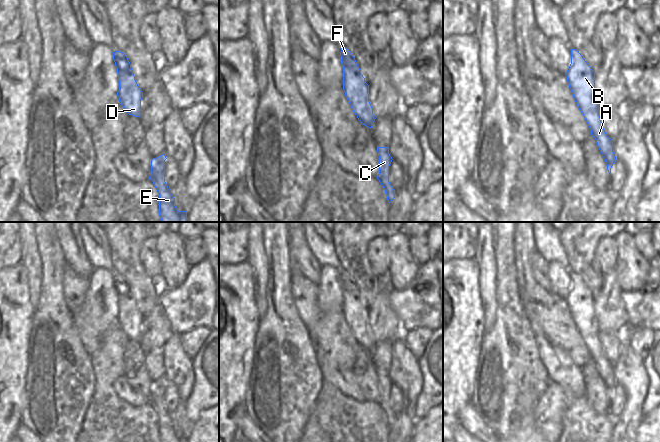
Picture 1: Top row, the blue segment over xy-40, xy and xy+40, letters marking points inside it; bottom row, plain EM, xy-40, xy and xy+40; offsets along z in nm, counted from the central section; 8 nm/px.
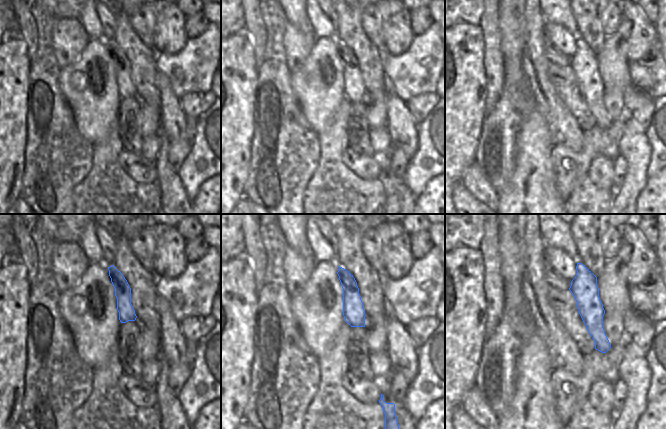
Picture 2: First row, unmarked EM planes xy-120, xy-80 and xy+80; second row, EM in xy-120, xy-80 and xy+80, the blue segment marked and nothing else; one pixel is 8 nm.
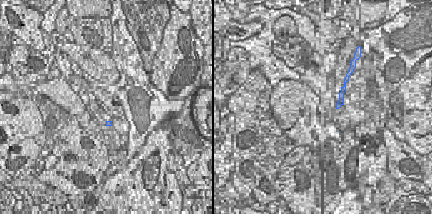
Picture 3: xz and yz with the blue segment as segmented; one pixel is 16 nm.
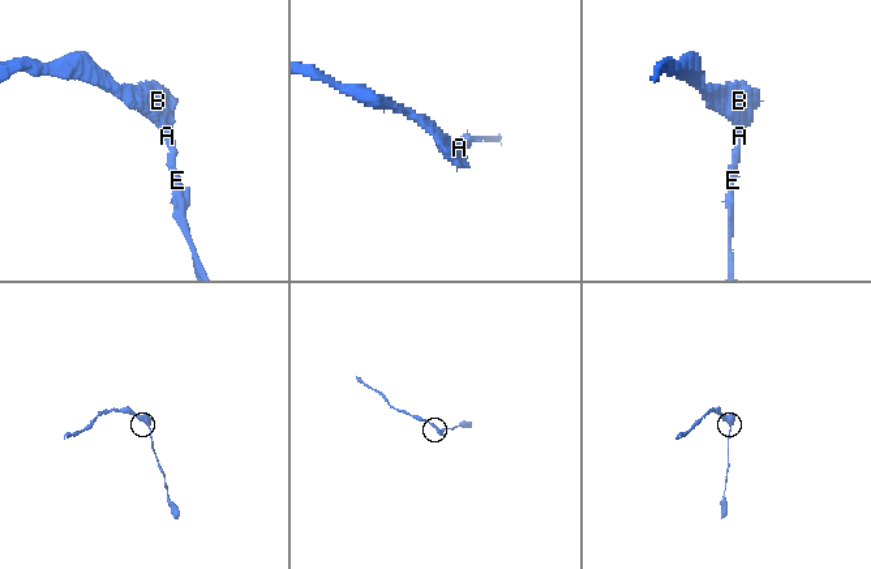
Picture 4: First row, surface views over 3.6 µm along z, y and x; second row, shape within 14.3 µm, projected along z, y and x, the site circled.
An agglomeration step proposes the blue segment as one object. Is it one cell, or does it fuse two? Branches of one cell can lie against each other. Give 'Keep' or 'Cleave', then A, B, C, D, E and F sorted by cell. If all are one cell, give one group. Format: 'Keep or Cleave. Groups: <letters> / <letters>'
Keep. Groups: A B C D E F.

